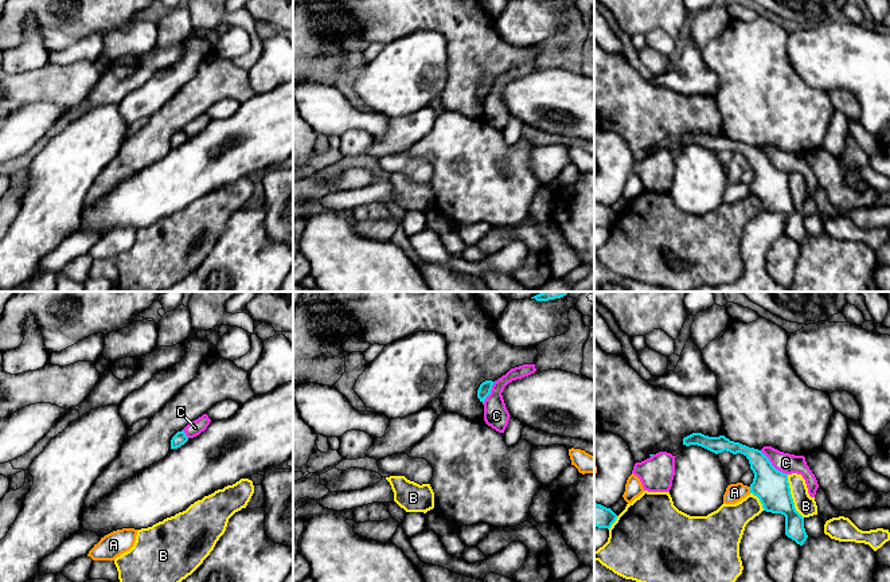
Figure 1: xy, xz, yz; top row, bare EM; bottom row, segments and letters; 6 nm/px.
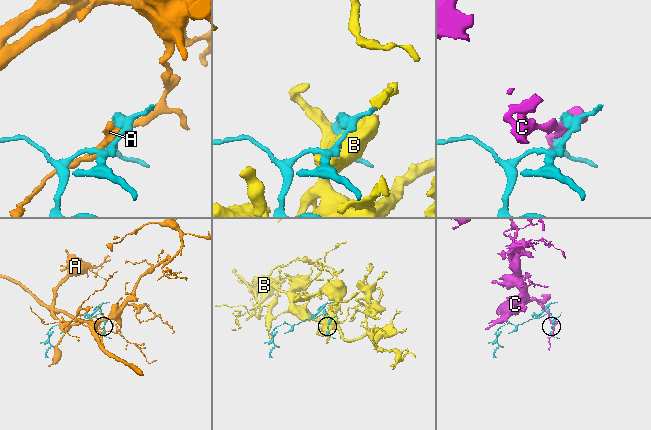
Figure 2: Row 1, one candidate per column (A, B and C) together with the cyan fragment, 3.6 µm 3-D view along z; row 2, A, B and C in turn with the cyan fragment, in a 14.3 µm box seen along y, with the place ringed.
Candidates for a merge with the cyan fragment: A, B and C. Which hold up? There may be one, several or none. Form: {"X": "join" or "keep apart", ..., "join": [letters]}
{"A": "keep apart", "B": "keep apart", "C": "keep apart", "join": []}

